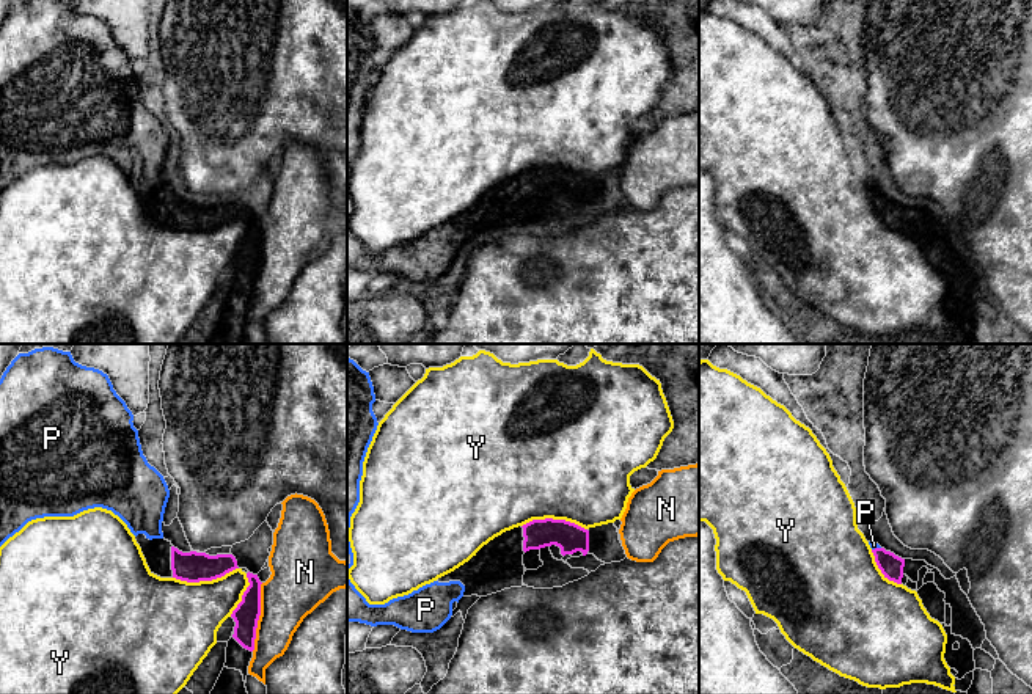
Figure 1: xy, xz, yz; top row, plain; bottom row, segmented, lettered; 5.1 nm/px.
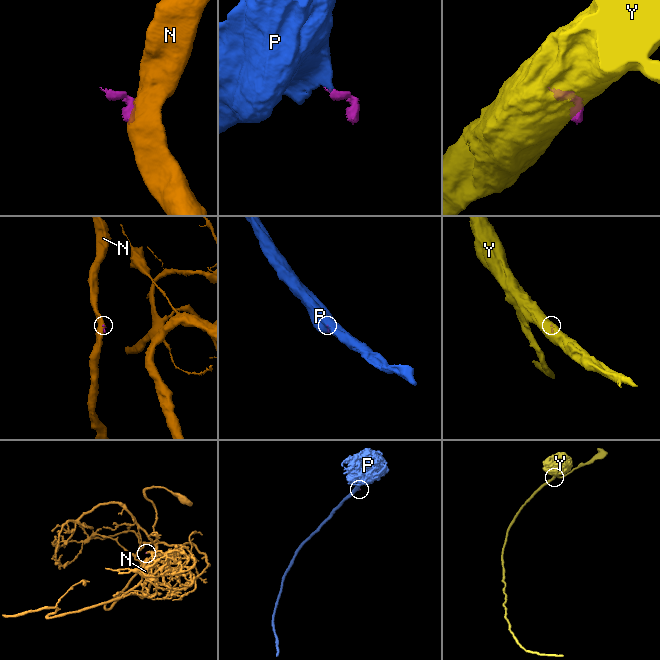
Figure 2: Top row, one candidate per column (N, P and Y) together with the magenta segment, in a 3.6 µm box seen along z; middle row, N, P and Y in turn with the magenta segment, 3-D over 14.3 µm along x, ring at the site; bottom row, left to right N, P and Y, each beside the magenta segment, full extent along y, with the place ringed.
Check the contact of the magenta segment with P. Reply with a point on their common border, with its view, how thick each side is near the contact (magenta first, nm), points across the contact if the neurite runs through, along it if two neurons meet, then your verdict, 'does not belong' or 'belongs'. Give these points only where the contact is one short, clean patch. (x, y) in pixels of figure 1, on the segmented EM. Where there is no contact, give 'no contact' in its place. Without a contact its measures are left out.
contact yz (875, 548); calibres 120 and 40 nm; way yz (891, 566), (875, 548), (874, 545); belongs

